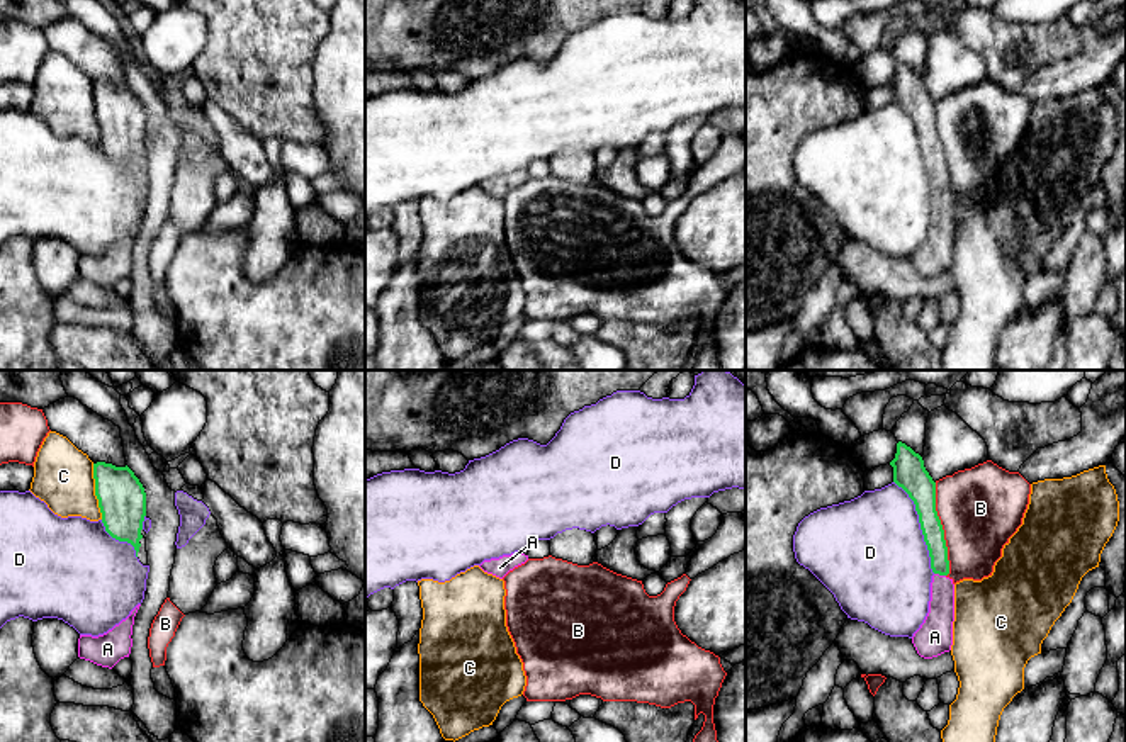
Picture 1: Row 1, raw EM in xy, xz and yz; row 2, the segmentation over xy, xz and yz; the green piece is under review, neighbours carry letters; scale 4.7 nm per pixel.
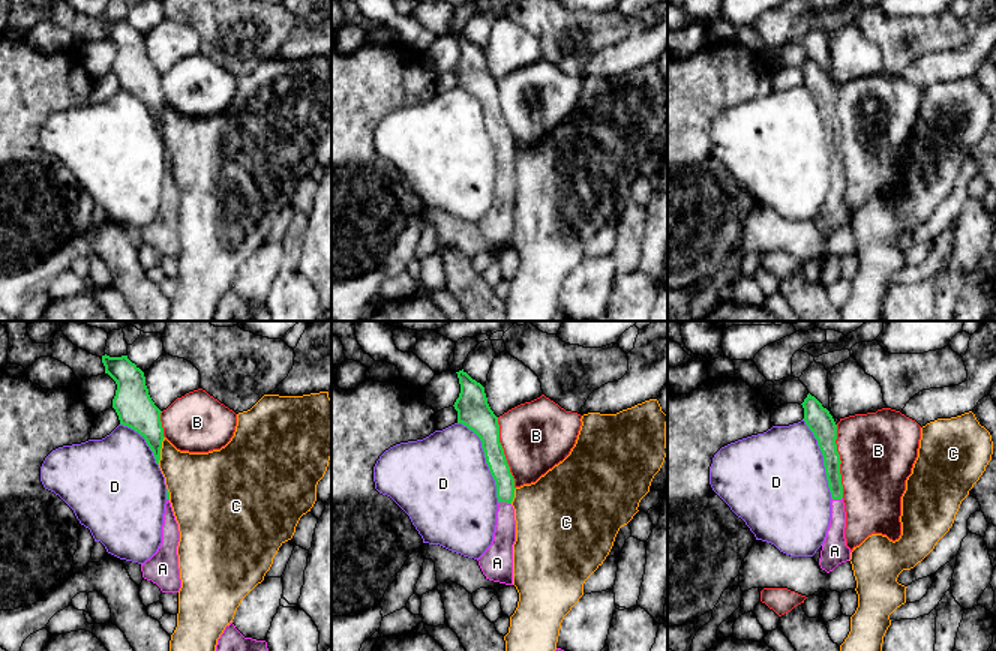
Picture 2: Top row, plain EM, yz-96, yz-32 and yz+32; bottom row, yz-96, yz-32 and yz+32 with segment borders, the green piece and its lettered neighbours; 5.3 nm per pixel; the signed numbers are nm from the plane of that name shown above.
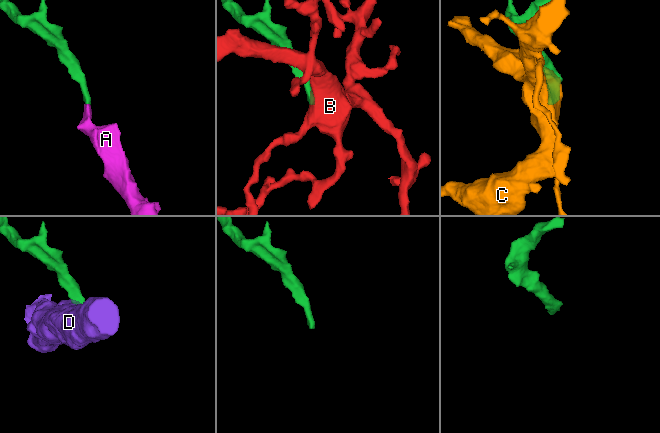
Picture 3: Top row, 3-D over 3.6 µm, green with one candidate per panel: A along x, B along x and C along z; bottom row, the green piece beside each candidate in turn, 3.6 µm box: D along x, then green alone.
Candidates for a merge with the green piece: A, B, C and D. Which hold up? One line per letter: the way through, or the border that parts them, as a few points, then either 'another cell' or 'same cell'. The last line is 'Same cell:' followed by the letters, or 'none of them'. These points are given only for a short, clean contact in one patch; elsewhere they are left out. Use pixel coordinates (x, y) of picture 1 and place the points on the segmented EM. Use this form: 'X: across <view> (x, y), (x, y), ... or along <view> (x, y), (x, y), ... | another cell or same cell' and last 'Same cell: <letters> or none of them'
A: across yz (931, 527), (938, 549), (940, 574), (938, 627) | same cell
B: along yz (934, 483), (934, 510), (946, 547), (946, 576) | another cell
C: another cell
D: another cell
Same cell: A

